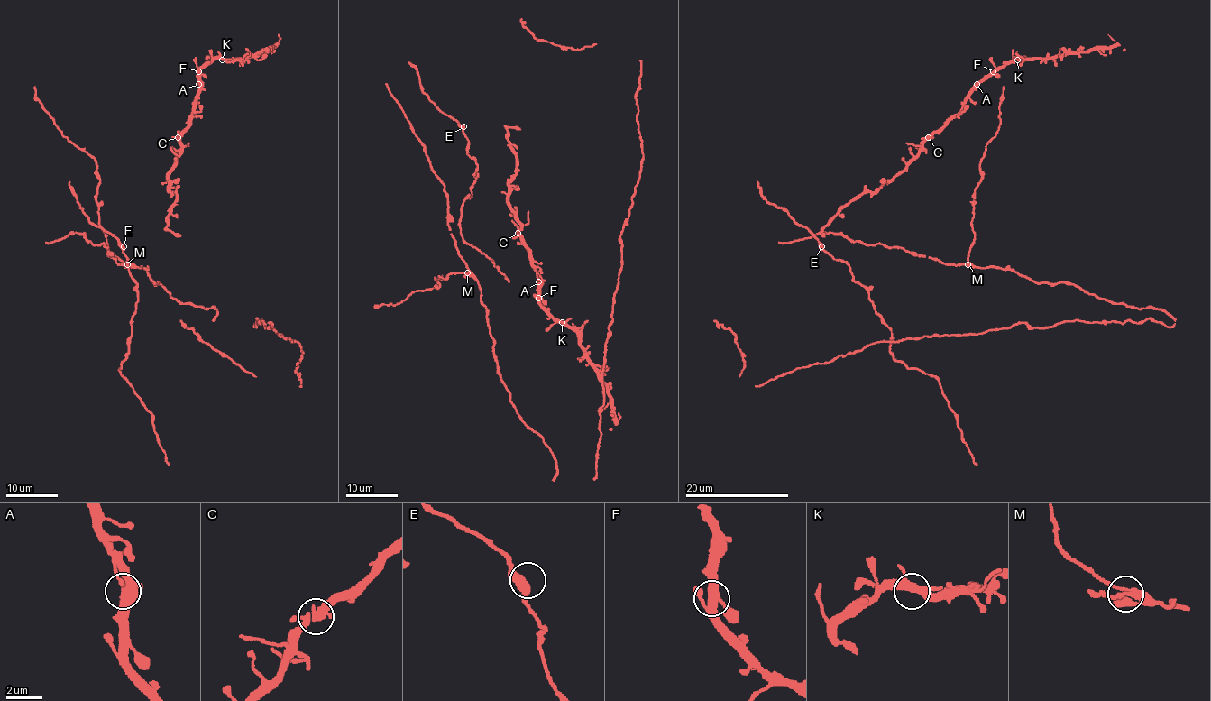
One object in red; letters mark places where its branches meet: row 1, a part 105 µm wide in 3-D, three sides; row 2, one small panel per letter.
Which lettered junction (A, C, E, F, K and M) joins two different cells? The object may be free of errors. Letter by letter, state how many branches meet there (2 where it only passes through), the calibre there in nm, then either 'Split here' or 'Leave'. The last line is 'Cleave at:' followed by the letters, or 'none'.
A: Branches: 3. Thickness 400 nm. Leave
C: Branches: 4. Thickness 360 nm. Leave
E: Branches: 2. Thickness 460 nm. Leave
F: Branches: 4. Thickness 360 nm. Leave
K: Branches: 4. Thickness 360 nm. Leave
M: Branches: 3. Thickness 260 nm. Leave
Cleave at: none

